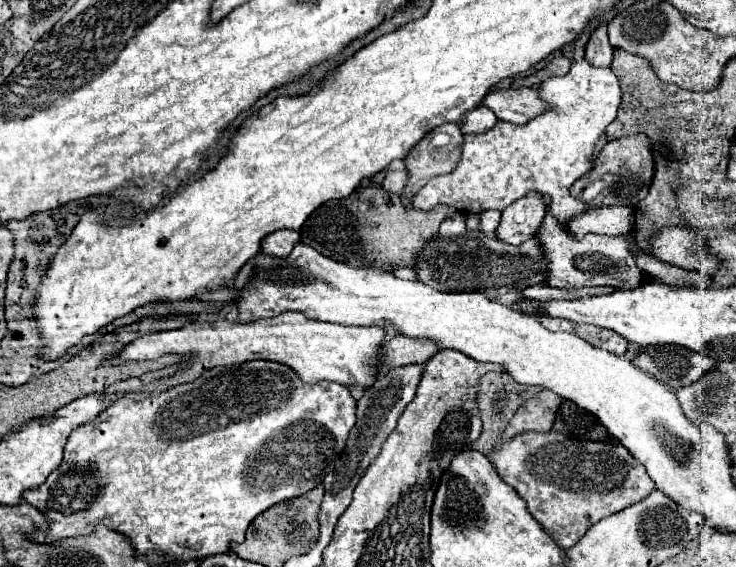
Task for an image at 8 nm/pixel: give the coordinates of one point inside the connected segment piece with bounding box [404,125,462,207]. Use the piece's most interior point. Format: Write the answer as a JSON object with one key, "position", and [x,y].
{"position":[438,152]}

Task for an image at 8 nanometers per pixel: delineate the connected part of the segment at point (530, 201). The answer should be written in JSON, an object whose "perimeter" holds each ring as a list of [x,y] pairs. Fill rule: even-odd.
{"perimeter":[[[528,193],[518,203],[502,211],[502,221],[496,229],[496,239],[508,245],[520,245],[530,239],[542,225],[546,207],[540,193]]]}

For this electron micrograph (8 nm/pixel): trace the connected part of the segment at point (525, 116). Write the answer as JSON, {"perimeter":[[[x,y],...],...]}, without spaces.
{"perimeter":[[[522,87],[522,89],[502,89],[492,91],[486,95],[484,103],[488,109],[496,113],[498,119],[510,121],[510,123],[528,123],[530,119],[538,117],[548,109],[548,103],[540,99],[534,87]]]}

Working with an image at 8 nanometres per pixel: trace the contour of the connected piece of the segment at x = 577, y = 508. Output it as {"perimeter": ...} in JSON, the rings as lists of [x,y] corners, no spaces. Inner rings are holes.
{"perimeter":[[[556,431],[522,433],[510,441],[502,441],[502,445],[494,449],[490,457],[502,481],[516,489],[516,493],[526,501],[530,515],[546,529],[546,533],[554,539],[554,543],[560,549],[570,549],[598,519],[608,517],[614,511],[622,511],[624,507],[630,507],[636,501],[642,501],[656,489],[646,469],[622,445],[600,441],[576,441]]]}

